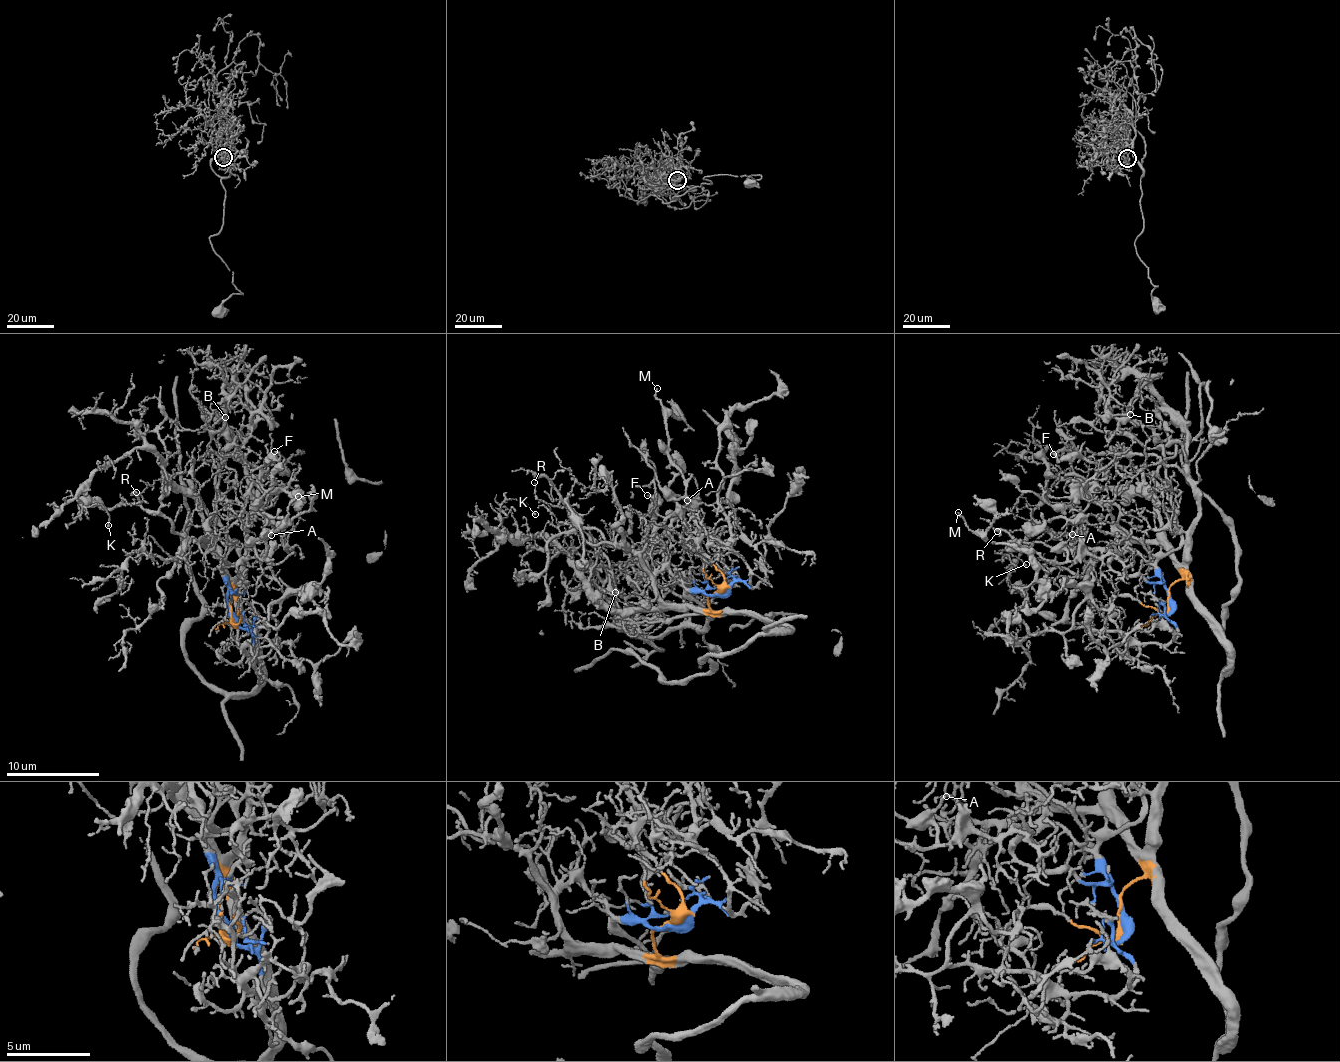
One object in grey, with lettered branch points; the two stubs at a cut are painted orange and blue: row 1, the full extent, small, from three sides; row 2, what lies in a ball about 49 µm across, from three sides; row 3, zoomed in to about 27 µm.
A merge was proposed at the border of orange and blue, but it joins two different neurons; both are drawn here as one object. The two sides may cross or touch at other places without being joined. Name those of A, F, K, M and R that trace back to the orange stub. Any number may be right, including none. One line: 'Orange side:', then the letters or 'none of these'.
Orange side: K, R

